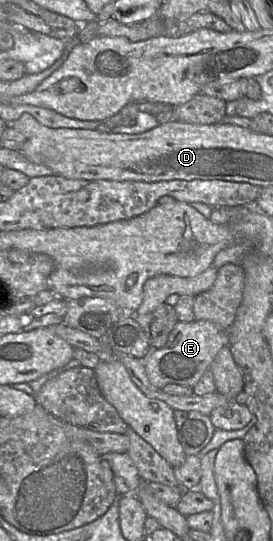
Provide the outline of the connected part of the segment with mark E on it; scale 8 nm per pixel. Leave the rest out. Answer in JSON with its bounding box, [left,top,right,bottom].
[142,320,229,389]

